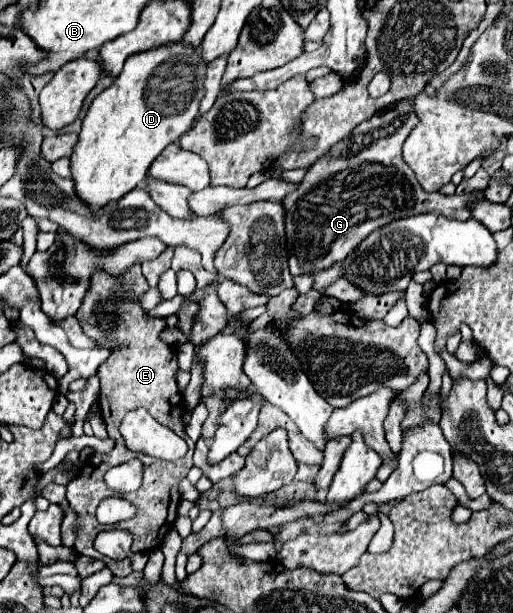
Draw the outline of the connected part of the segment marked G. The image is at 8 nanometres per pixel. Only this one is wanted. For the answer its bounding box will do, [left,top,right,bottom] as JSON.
[283,99,471,275]

